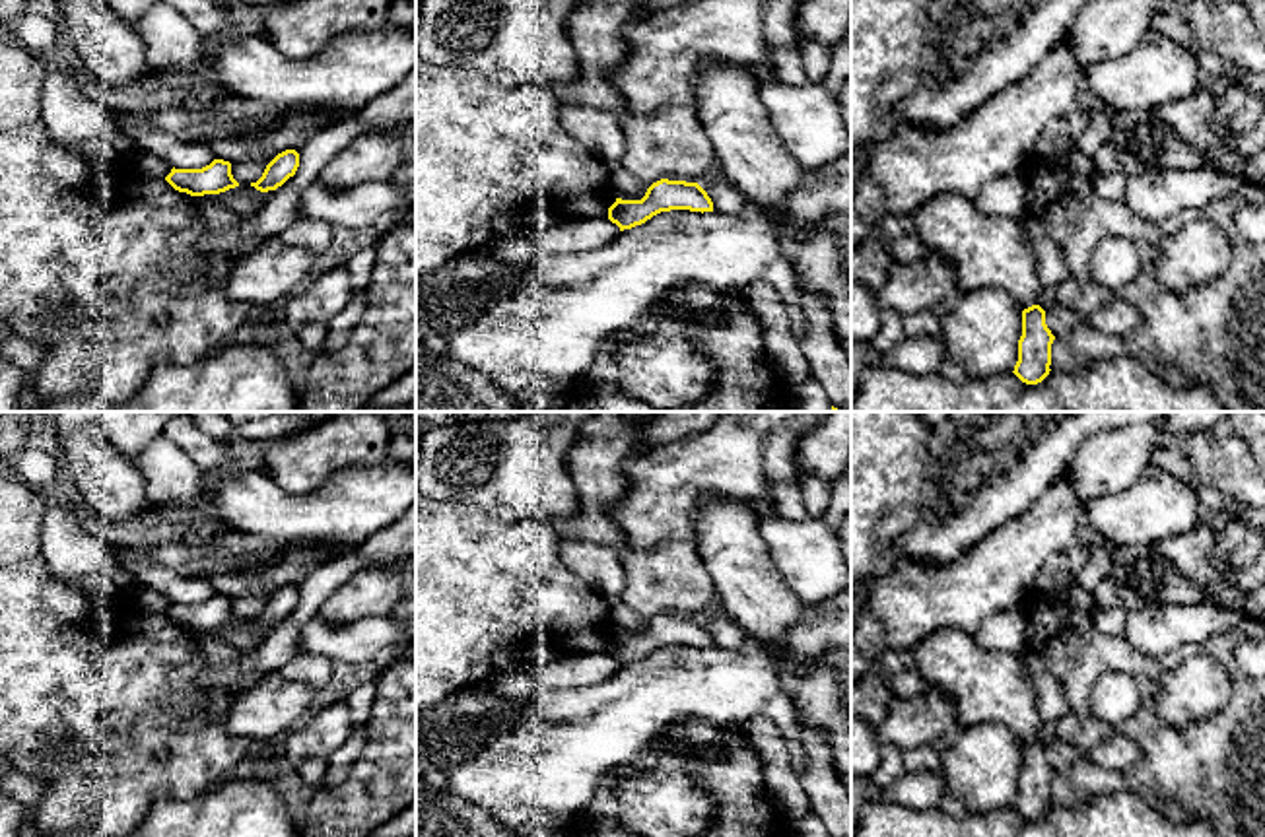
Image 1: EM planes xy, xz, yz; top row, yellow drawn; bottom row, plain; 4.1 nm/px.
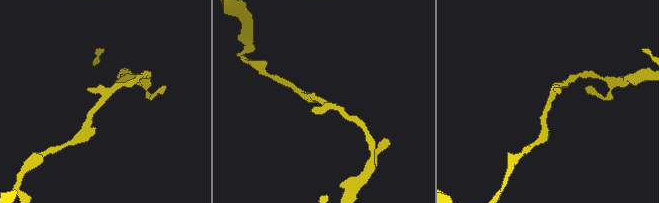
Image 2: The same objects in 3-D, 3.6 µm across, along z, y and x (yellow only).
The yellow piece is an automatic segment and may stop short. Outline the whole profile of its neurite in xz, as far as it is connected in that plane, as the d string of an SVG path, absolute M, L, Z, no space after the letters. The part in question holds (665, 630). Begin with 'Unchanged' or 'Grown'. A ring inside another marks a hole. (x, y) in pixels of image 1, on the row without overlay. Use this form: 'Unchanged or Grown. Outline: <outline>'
Unchanged. Outline: M661 614L647 623L641 635L616 633L608 643L608 654L624 666L670 645L703 649L713 647L713 637L698 618Z

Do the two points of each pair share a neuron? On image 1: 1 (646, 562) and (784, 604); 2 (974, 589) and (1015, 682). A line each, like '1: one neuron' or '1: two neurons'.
1: two neurons
2: two neurons

